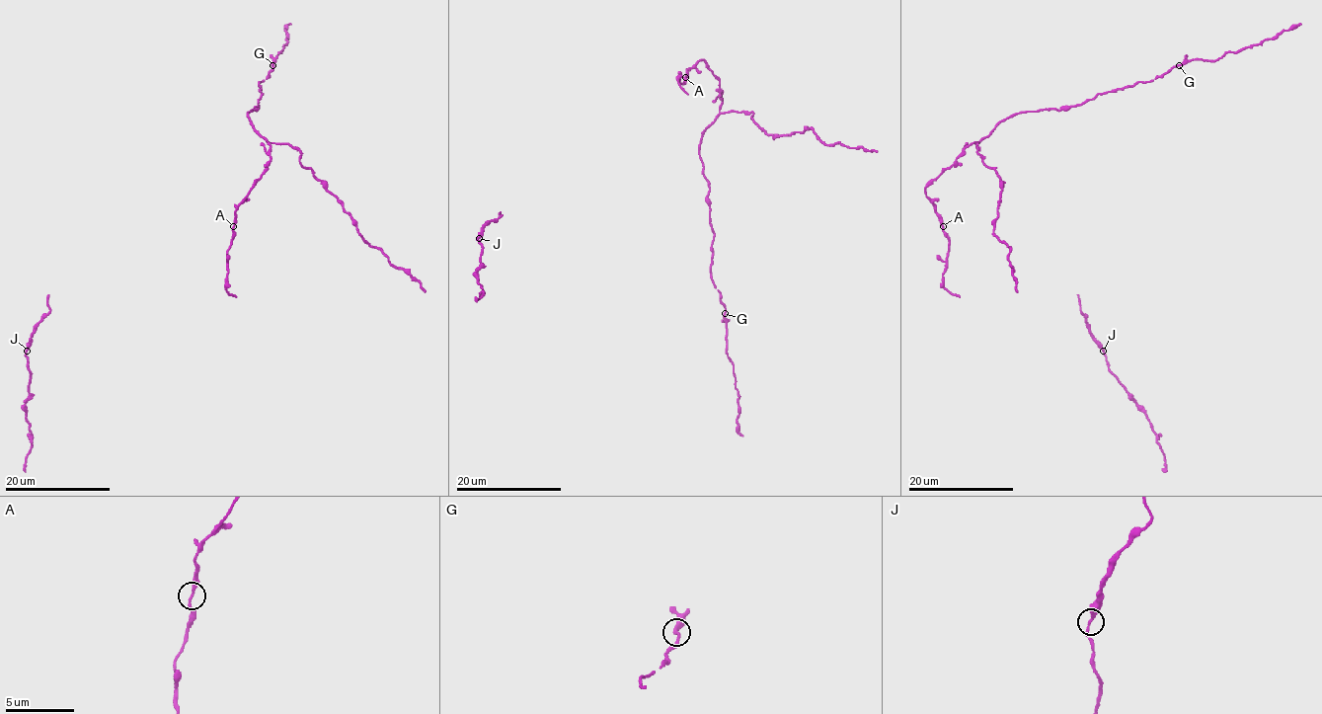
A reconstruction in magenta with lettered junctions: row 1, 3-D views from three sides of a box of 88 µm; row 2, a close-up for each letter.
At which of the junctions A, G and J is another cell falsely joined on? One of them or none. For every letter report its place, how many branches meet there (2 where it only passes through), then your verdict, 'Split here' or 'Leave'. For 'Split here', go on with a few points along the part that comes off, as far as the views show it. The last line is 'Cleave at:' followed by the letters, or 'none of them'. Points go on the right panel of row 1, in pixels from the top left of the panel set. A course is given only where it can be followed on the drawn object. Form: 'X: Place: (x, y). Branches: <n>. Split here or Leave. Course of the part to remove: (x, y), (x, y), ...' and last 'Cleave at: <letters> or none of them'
A: Place: (943, 226). Branches: 2. Leave
G: Place: (1179, 65). Branches: 2. Leave
J: Place: (1103, 351). Branches: 2. Leave
Cleave at: none of them

